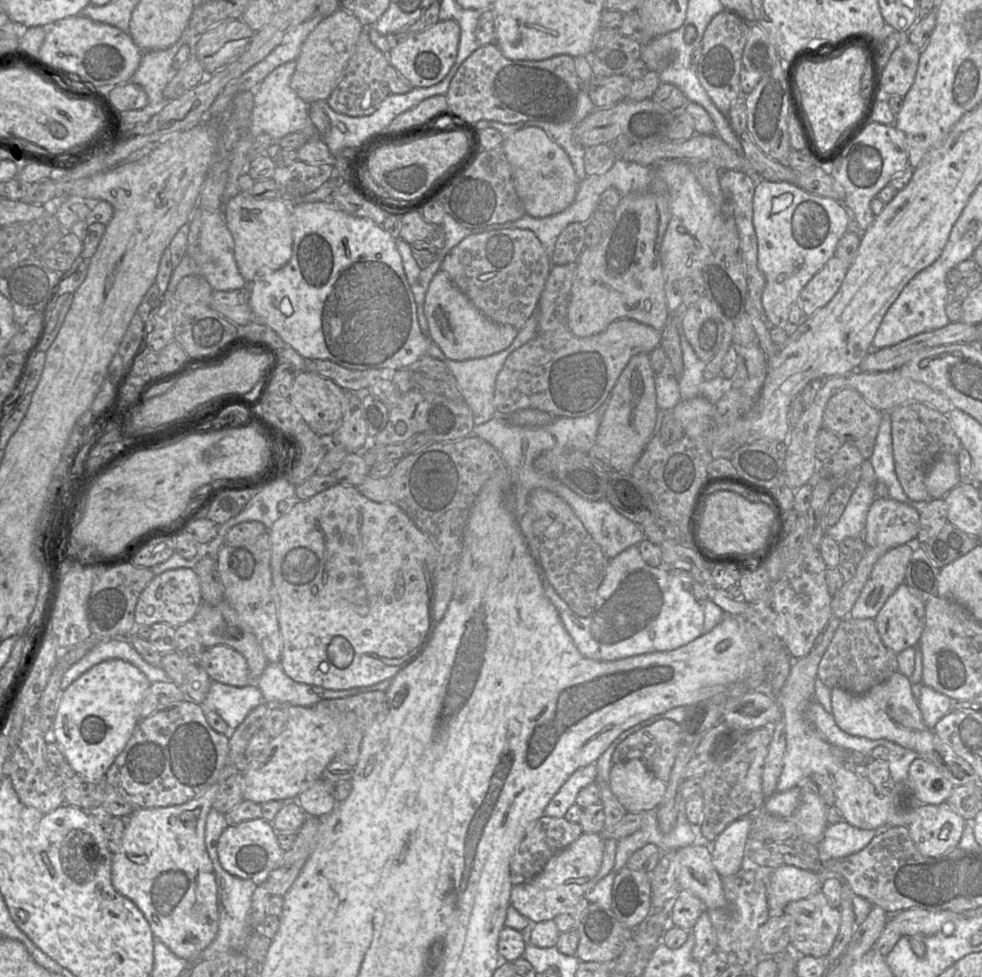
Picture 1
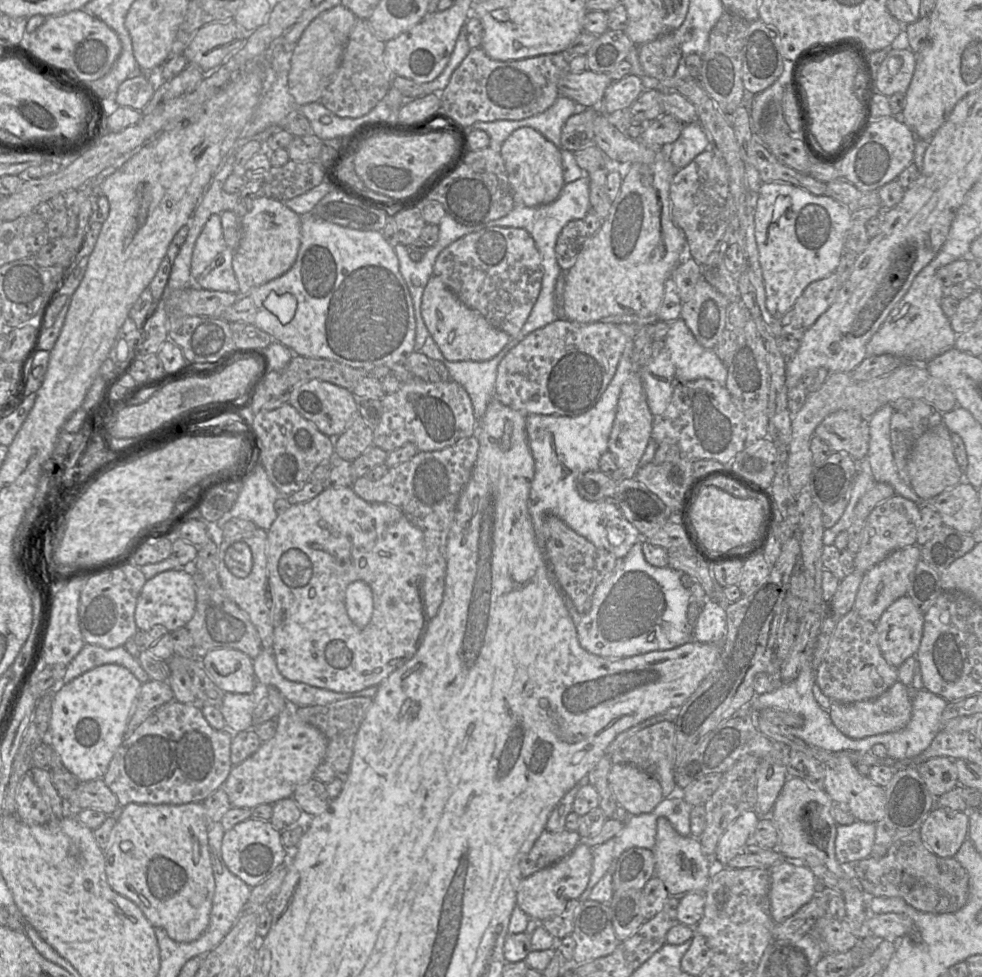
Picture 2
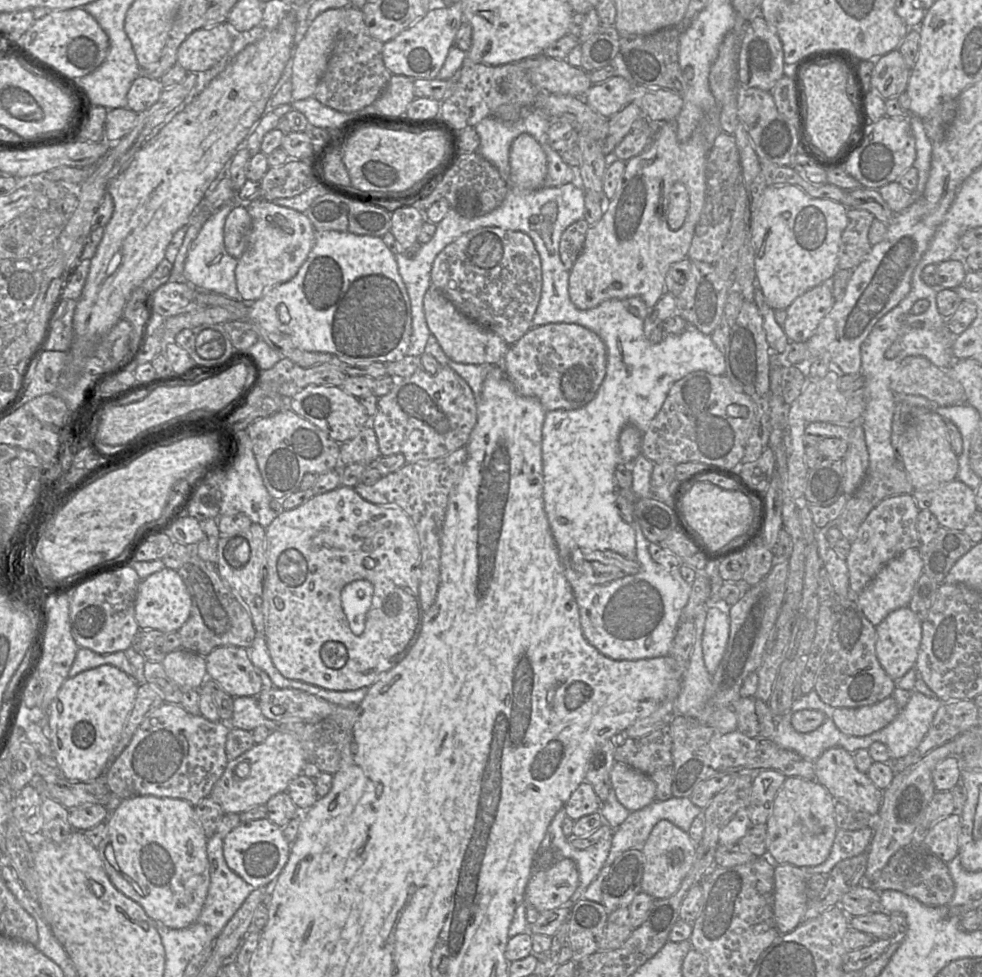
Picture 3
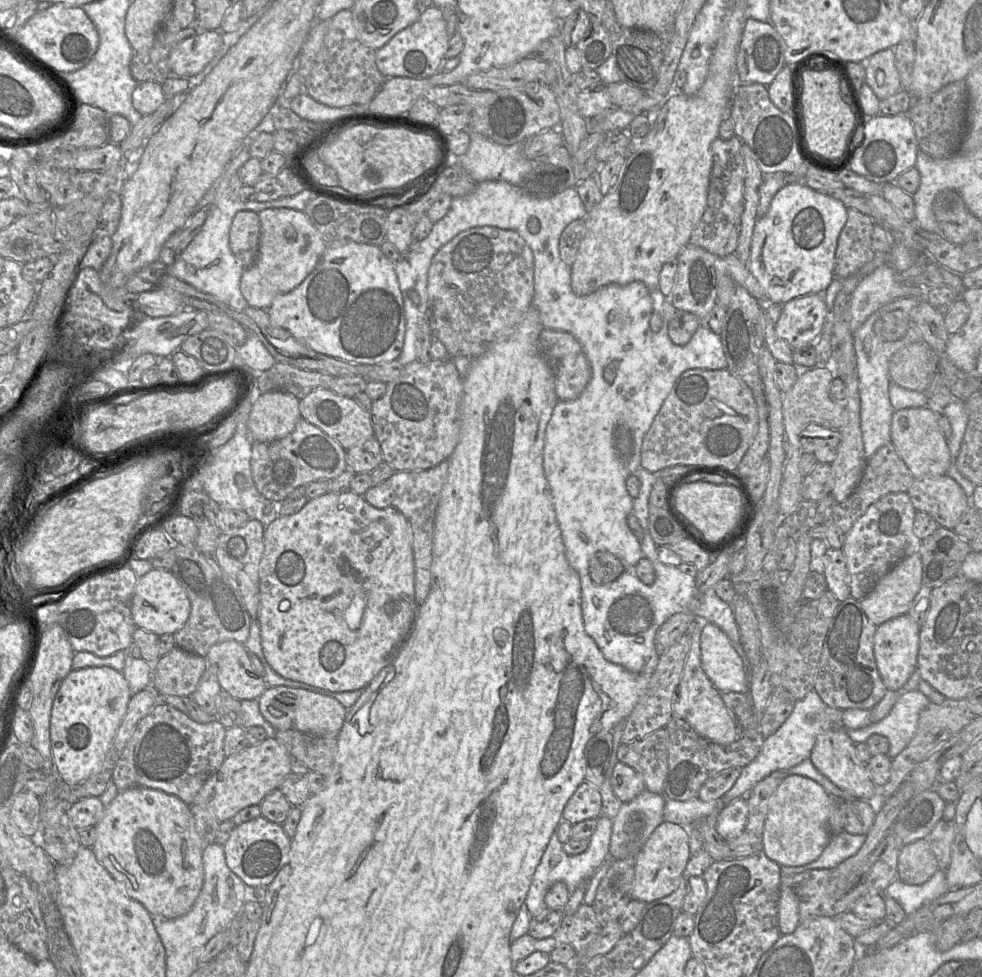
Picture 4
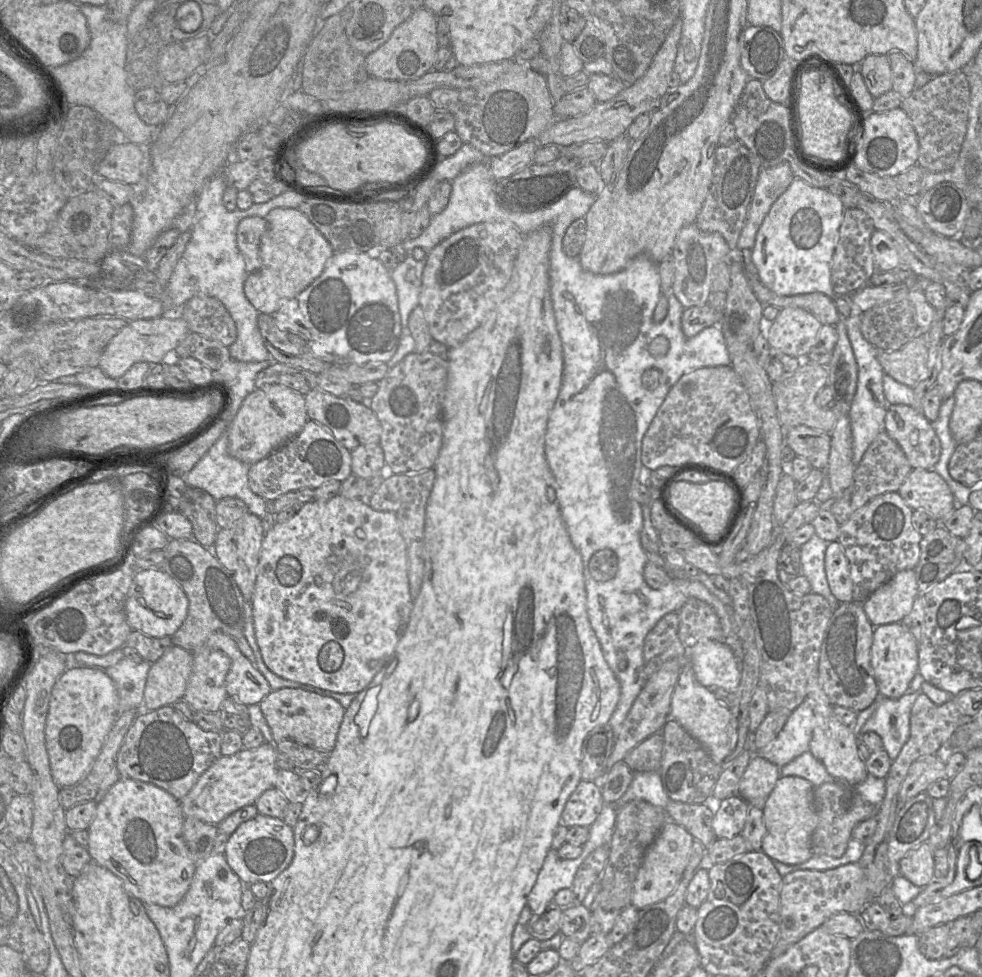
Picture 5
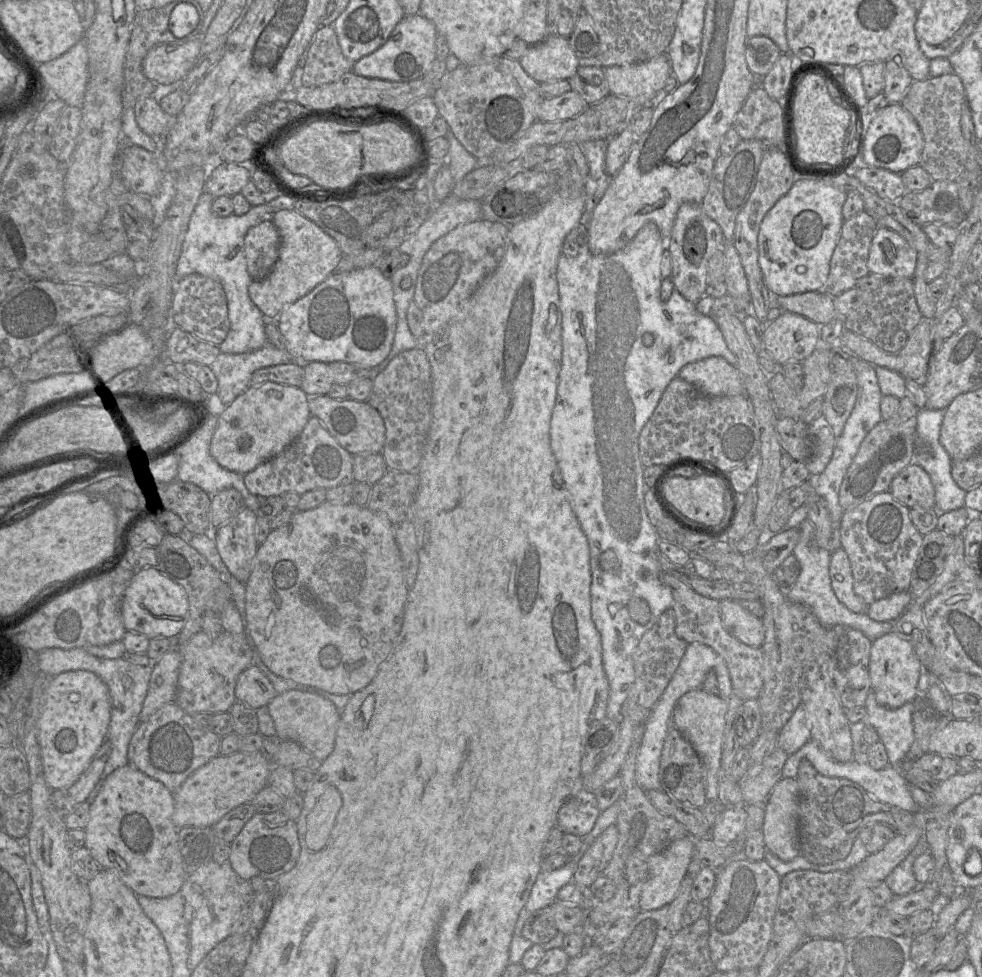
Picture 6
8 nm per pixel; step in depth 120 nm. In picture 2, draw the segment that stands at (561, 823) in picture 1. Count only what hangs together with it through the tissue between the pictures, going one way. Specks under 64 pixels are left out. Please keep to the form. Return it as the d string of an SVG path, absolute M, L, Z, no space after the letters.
M565 829L553 833L544 830L534 842L529 853L520 862L523 878L559 861L568 855L580 840L581 837L577 831Z

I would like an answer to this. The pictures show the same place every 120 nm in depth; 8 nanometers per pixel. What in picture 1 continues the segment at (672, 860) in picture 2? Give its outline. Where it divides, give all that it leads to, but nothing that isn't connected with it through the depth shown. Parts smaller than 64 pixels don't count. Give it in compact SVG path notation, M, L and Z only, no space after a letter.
M692 844L677 849L674 857L674 874L679 888L699 898L706 910L728 907L722 878L713 866L711 853L706 846Z

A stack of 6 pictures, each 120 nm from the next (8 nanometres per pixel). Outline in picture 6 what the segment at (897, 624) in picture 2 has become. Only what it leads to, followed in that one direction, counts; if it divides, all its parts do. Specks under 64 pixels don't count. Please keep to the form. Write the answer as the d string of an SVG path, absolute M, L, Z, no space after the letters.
M895 632L885 634L872 642L869 661L871 690L878 704L896 709L920 696L918 681L922 664L912 645Z

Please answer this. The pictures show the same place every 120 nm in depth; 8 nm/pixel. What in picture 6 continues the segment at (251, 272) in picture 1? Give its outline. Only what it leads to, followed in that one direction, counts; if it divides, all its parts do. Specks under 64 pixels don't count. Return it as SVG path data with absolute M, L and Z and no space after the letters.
M293 209L276 212L272 222L280 237L277 261L264 279L252 280L248 287L251 300L269 321L275 321L288 305L308 294L330 276L342 256L332 237Z

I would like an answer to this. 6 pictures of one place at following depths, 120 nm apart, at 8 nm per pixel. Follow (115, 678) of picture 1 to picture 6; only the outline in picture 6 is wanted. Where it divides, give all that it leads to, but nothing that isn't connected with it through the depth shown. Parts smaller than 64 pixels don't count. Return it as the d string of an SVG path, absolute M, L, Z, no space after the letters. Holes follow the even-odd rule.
M74 670L62 672L50 679L38 721L38 743L44 778L51 790L71 786L88 768L94 755L106 741L110 715L109 689L95 673ZM72 692L79 694L79 701L70 702L69 695Z

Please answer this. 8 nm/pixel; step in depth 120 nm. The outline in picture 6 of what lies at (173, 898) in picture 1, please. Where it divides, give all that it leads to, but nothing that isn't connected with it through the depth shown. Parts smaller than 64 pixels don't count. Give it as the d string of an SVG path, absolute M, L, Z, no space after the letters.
M131 764L114 770L90 804L85 828L85 847L106 870L115 870L120 879L137 895L165 898L176 894L187 874L178 850L178 830L173 822L174 796L161 782L145 775Z

